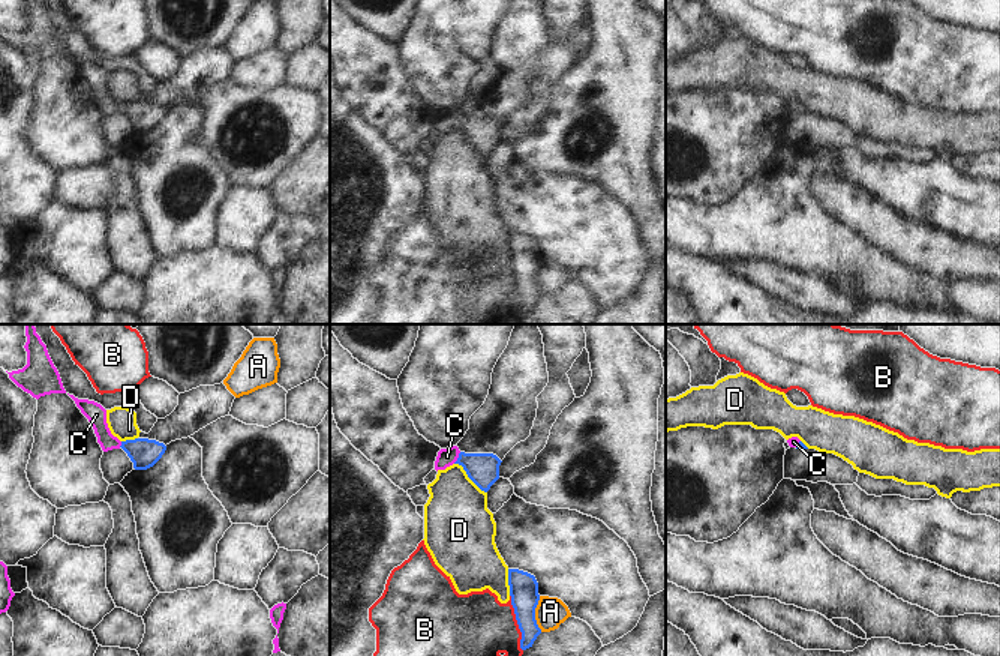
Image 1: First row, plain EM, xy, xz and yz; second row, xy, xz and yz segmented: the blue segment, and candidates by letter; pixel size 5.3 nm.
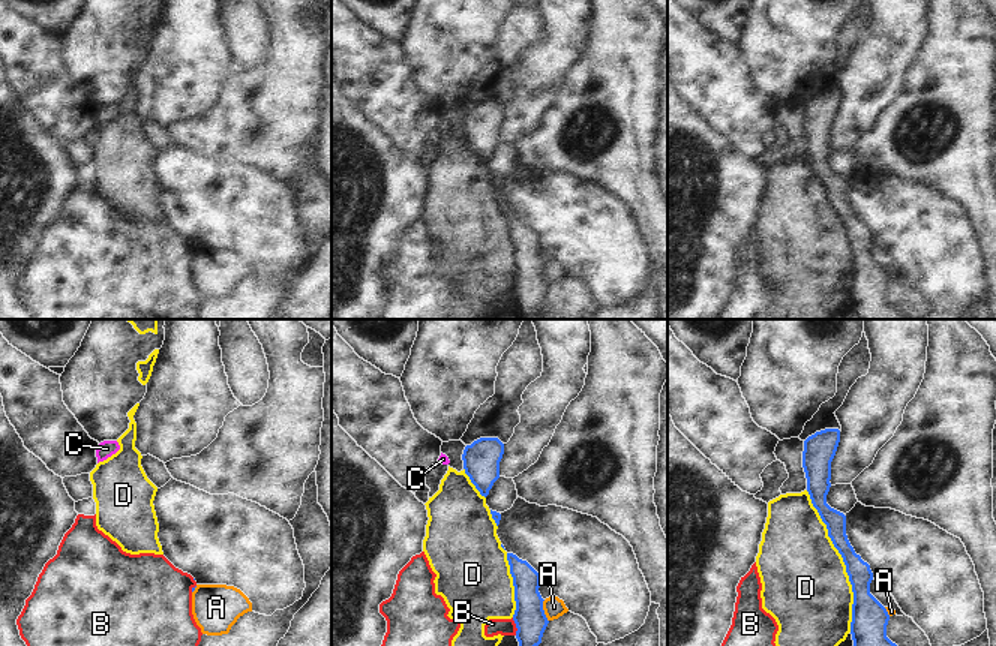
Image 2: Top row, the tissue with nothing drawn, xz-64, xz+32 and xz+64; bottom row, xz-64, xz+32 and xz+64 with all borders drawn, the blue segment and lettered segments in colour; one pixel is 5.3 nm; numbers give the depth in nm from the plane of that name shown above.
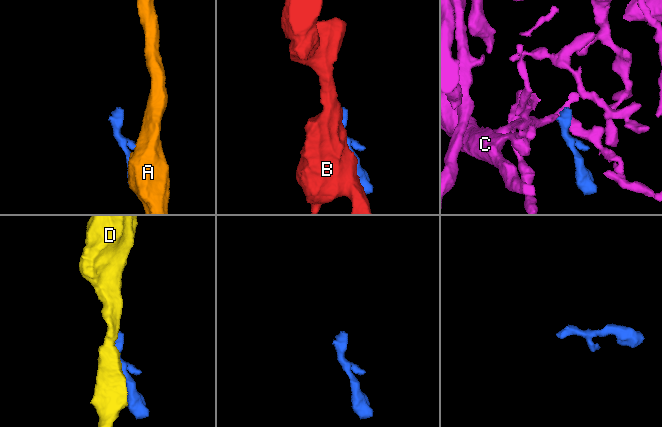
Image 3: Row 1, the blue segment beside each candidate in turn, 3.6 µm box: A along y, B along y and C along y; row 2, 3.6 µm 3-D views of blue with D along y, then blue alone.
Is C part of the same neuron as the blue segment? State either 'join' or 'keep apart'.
join

